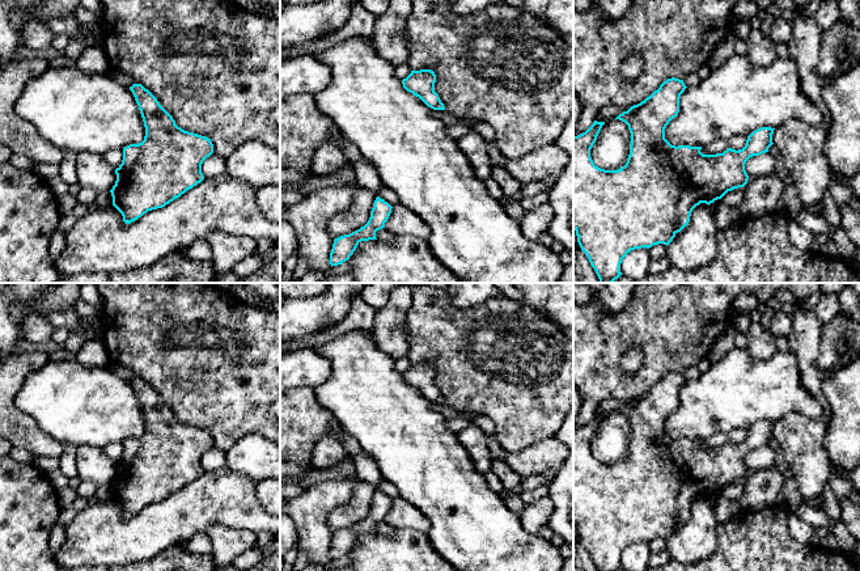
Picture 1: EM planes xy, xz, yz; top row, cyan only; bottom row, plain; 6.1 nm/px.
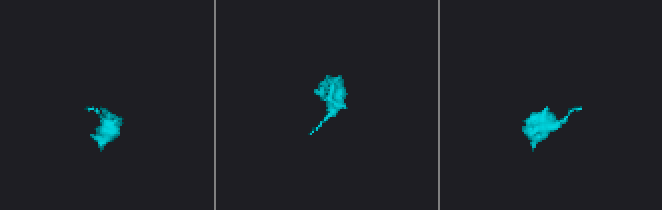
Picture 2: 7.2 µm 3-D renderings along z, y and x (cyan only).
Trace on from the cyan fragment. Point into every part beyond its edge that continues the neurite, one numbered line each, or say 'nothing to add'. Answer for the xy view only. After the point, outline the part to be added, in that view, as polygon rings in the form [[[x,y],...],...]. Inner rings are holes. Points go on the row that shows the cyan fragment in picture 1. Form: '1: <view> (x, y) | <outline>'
nothing to add

